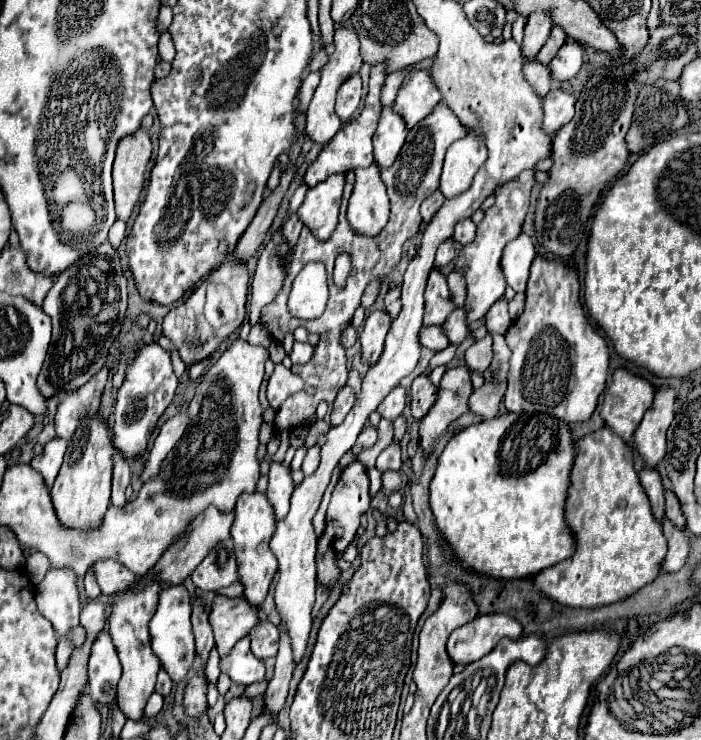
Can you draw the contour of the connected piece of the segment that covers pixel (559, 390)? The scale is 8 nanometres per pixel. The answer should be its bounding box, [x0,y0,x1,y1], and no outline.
[503,256,609,422]

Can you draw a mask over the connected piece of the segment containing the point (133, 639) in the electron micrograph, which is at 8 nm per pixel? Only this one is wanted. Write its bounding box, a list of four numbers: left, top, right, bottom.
[109,582,161,722]

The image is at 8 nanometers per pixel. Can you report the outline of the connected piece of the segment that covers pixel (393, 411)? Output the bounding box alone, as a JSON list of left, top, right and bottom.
[377,386,407,422]

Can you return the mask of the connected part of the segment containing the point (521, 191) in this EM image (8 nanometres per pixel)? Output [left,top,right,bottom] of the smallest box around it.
[455,170,535,324]

